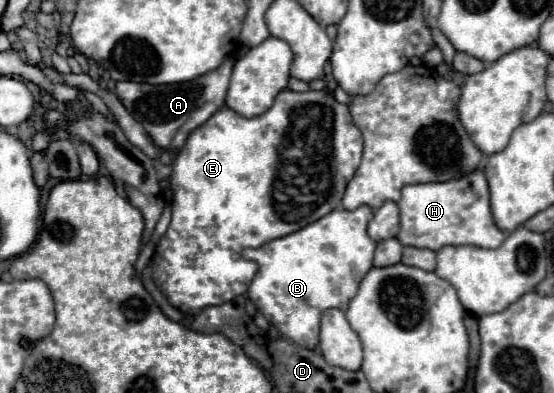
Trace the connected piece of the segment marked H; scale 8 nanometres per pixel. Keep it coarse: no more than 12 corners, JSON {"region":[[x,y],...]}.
{"region":[[482,168],[402,188],[402,246],[498,248]]}

